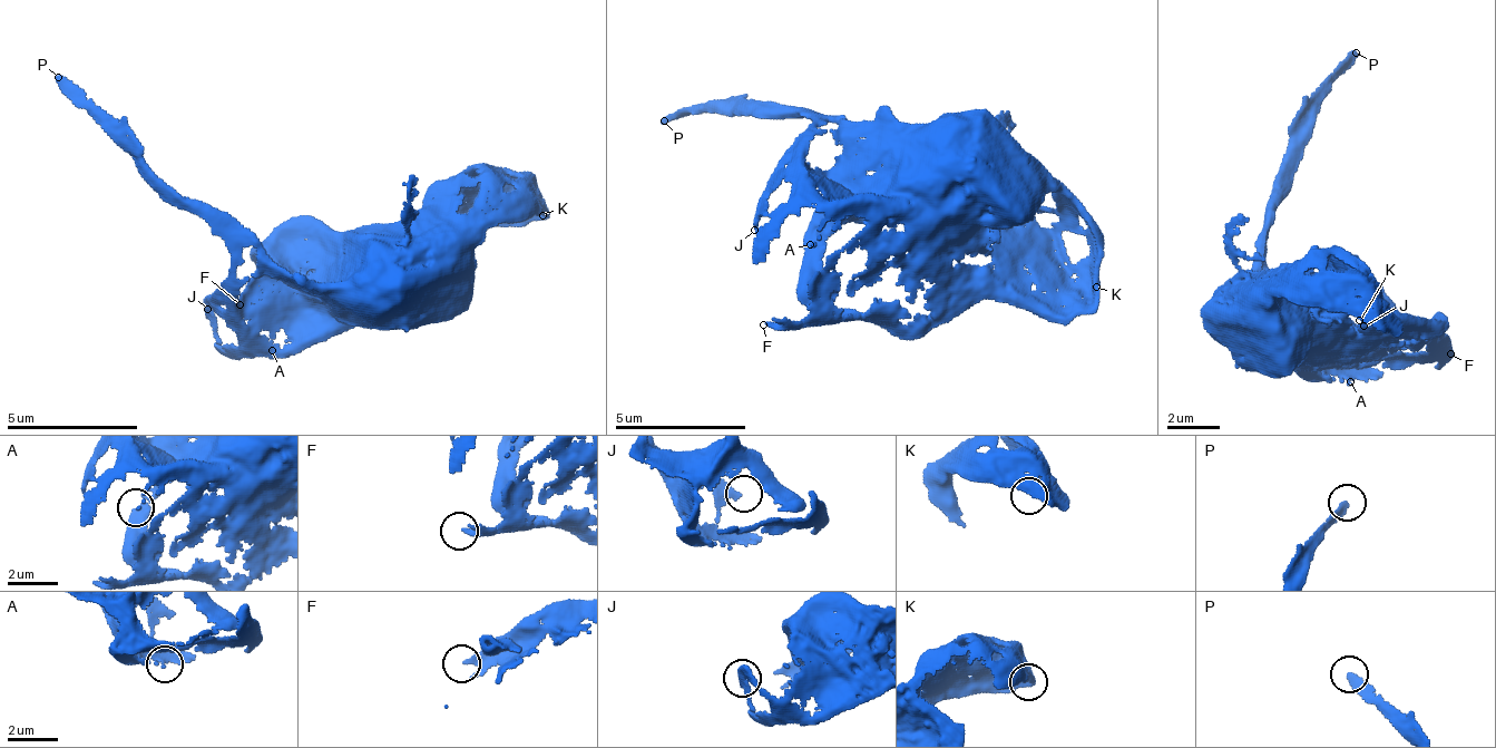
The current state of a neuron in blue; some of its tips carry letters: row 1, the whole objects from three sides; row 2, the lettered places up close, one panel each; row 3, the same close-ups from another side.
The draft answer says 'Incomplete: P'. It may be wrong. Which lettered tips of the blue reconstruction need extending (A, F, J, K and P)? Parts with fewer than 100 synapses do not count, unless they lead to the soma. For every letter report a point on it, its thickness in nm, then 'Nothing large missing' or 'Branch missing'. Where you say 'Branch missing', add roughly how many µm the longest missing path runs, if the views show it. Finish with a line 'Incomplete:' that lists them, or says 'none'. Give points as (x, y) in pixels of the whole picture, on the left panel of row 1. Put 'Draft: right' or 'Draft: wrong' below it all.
A: Place: (272, 350). Thickness 60 nm. Nothing large missing
F: Place: (240, 304). Thickness 170 nm. Nothing large missing
J: Place: (207, 309). Thickness 160 nm. Nothing large missing
K: Place: (543, 215). Thickness 400 nm. Nothing large missing
P: Place: (58, 77). Thickness 280 nm. Branch missing. Missing length about 80 µm
Incomplete: P
Draft: right

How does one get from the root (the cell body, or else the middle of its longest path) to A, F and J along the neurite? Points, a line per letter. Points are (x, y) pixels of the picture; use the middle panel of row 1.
A: (952, 175), (924, 192), (891, 191), (885, 197), (854, 202), (818, 230), (810, 244)
F: (952, 175), (947, 207), (924, 230), (911, 230), (864, 273), (858, 272), (801, 320), (763, 324)
J: (952, 175), (947, 182), (931, 184), (924, 192), (891, 191), (885, 197), (785, 203), (754, 224), (754, 230)

